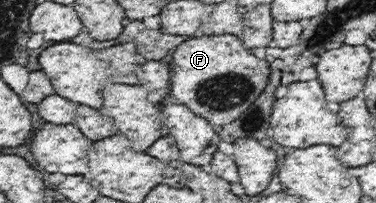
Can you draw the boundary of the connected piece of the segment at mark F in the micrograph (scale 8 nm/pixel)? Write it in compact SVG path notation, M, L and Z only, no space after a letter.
M203 35L189 37L172 51L172 77L168 94L215 127L223 127L253 105L268 82L269 63L252 55L240 37Z

